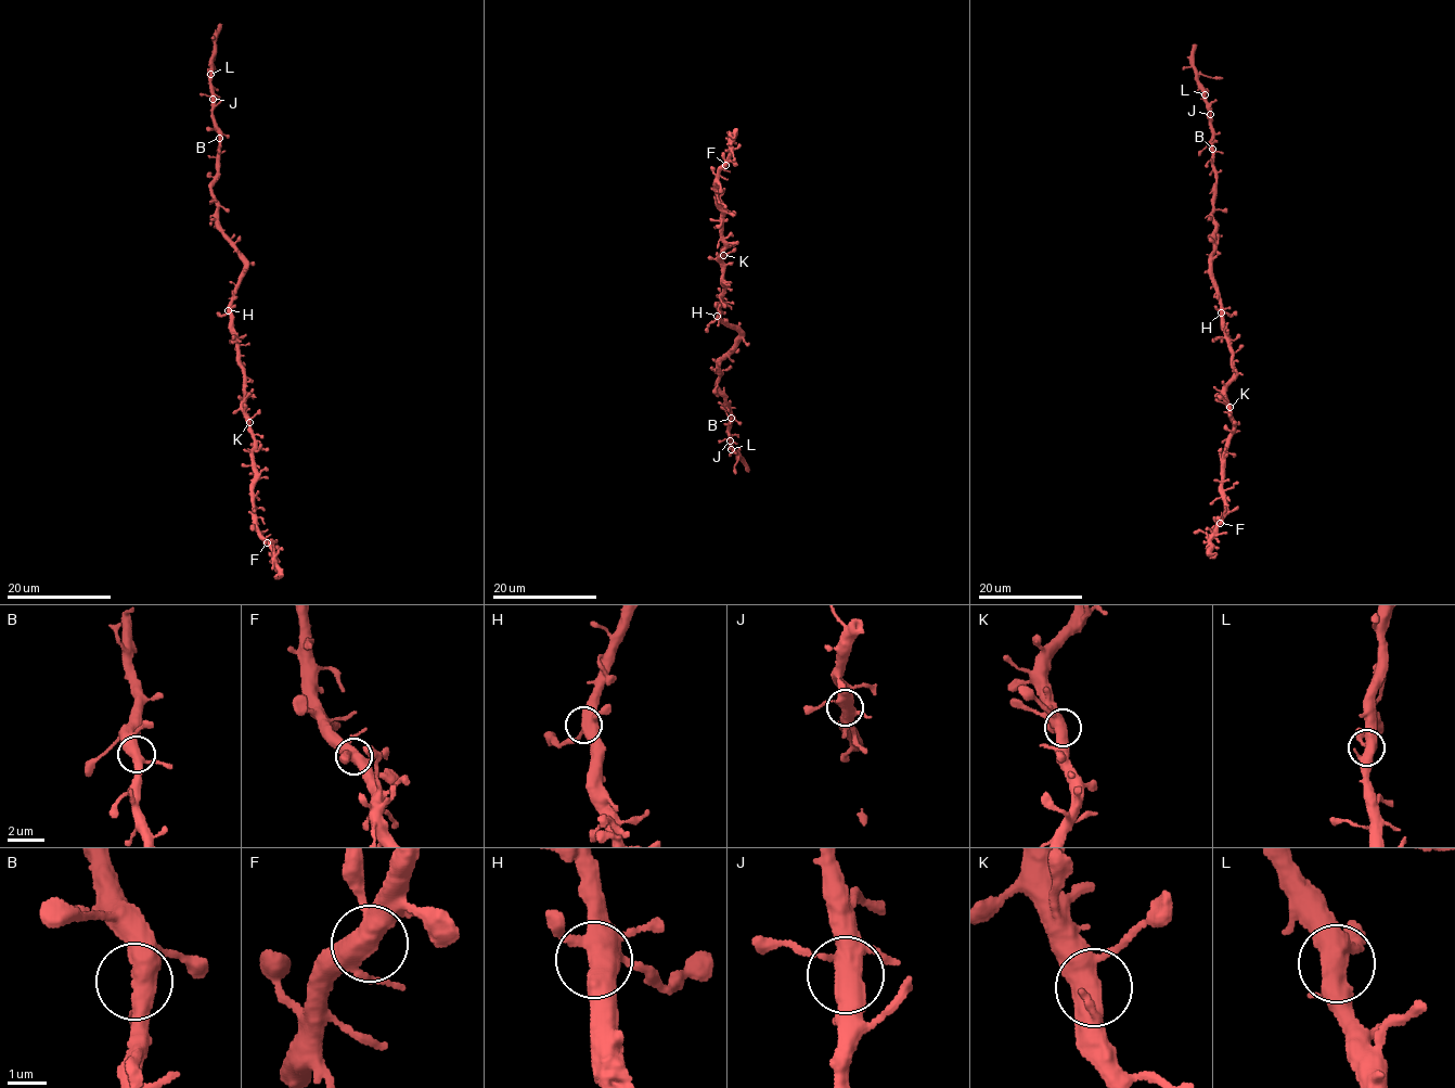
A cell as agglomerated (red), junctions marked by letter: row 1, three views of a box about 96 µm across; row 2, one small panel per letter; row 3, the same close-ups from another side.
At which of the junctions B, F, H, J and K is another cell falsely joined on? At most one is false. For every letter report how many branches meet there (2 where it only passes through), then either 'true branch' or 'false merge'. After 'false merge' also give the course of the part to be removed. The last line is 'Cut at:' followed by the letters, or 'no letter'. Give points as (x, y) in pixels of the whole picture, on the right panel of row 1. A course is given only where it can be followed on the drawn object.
B: 4 | true branch
F: 4 | true branch
H: 5 | true branch
J: 4 | true branch
K: 3 | true branch
Cut at: no letter

